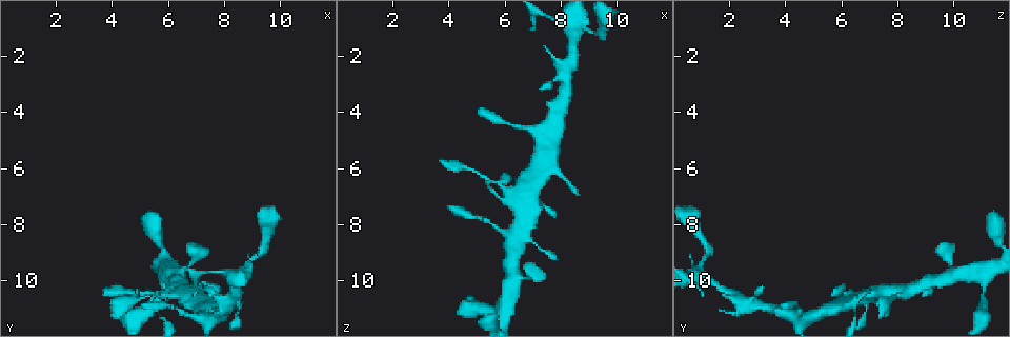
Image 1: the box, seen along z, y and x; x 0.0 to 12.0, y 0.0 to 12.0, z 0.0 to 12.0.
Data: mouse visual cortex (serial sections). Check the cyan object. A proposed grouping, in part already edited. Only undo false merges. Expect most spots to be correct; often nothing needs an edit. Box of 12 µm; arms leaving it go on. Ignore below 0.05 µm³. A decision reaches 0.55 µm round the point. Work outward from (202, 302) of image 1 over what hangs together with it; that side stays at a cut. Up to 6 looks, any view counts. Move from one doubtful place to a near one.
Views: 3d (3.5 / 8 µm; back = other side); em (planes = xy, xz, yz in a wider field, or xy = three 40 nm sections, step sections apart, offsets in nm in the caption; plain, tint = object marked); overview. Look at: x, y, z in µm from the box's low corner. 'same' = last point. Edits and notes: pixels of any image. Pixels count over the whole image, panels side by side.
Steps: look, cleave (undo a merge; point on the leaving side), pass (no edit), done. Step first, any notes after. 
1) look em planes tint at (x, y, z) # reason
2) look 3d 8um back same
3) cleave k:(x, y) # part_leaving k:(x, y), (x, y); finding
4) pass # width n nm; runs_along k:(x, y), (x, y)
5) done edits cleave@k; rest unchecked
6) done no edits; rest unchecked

look 3d 3.5um at (7.6, 11.4, 4.9) # looks like a crossing

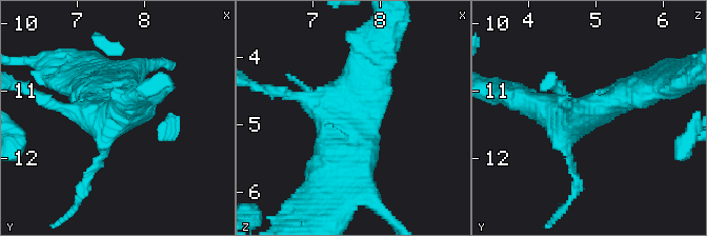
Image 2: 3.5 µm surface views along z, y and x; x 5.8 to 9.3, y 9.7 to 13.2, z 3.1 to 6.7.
look em xy step 1 tint at (7.55, 11.30, 4.95) # arms 4; arm_widths 200, 250, 450, 500 nm

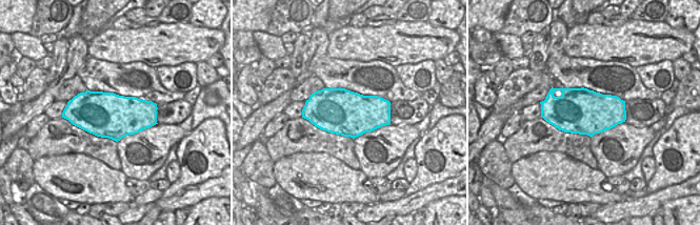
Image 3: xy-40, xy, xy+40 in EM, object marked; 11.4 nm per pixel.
pass # runs_along 2:(341, 179), (366, 56); all the same cell

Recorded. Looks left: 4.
look 3d 3.5um at (5.3, 11.1, 11.0)

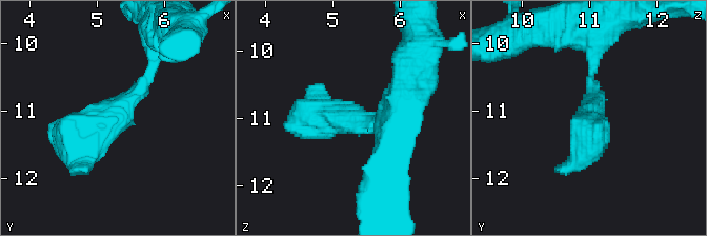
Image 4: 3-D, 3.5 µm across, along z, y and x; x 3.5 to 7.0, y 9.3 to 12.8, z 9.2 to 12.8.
look em xy step 5 tint at (5.25, 11.05, 11.05) # arm_widths 150, 500 nm

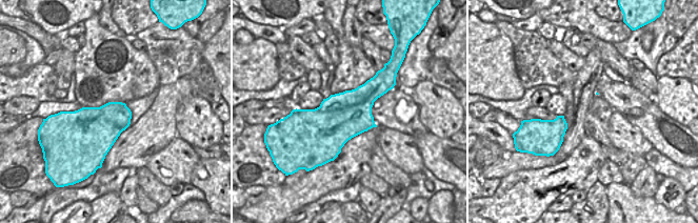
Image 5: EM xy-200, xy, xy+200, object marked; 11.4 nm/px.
pass # runs_along 4:(157, 57), (88, 141), (56, 128); one cell here

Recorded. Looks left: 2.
done no edits; rest unchecked

